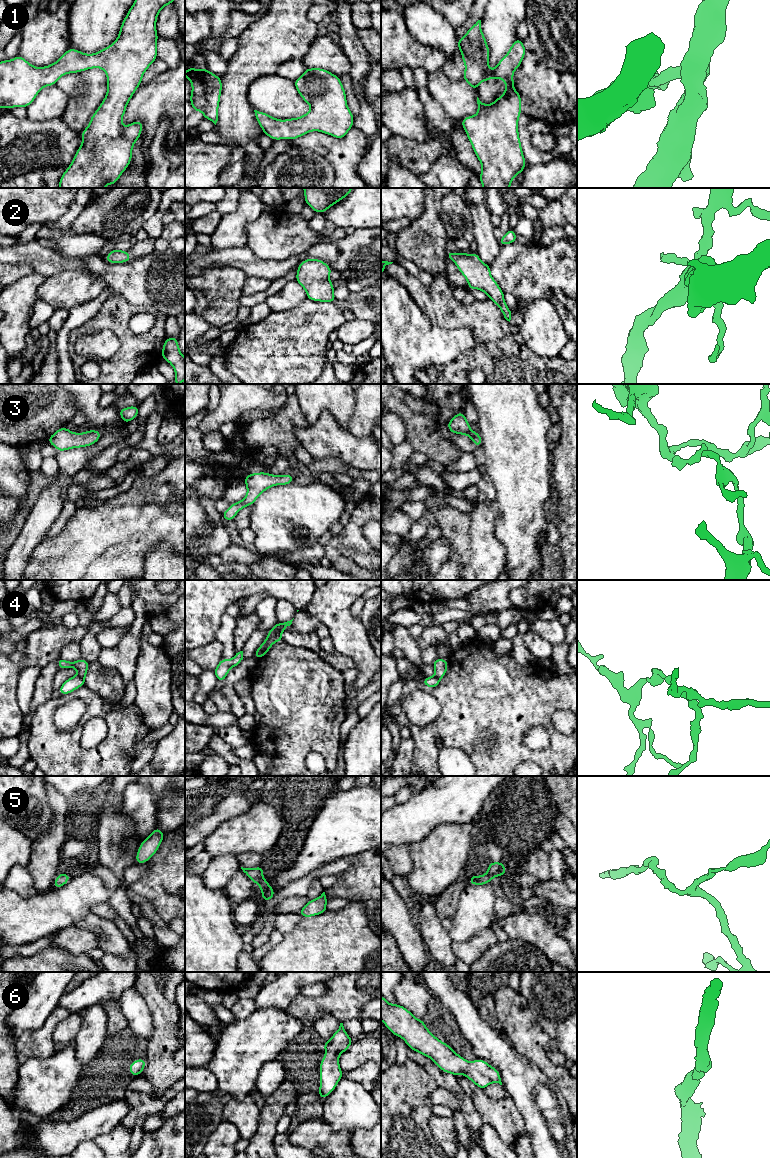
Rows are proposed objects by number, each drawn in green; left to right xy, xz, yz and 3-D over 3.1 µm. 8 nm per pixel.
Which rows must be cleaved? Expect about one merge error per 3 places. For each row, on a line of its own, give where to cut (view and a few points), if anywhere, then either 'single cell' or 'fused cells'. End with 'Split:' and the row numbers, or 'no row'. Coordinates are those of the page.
1: no cut; single cell
2: no cut; single cell
3: no cut; single cell
4: cut in xy along (78, 674), (84, 678); fused cells
5: no cut; single cell
6: no cut; single cell
Split: 4

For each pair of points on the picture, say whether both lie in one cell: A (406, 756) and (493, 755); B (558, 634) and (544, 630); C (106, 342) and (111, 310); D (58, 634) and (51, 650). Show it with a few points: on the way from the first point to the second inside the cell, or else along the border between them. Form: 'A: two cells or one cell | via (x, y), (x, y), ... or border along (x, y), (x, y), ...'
A: two cells | border along (411, 735), (414, 741), (412, 765)
B: one cell | via (555, 633), (552, 630), (547, 630)
C: two cells | border along (85, 334), (110, 329), (120, 348)
D: one cell | via (54, 638), (51, 641), (51, 646)

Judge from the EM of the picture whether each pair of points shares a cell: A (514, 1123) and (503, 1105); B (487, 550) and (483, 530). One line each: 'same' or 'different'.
A: same
B: same

